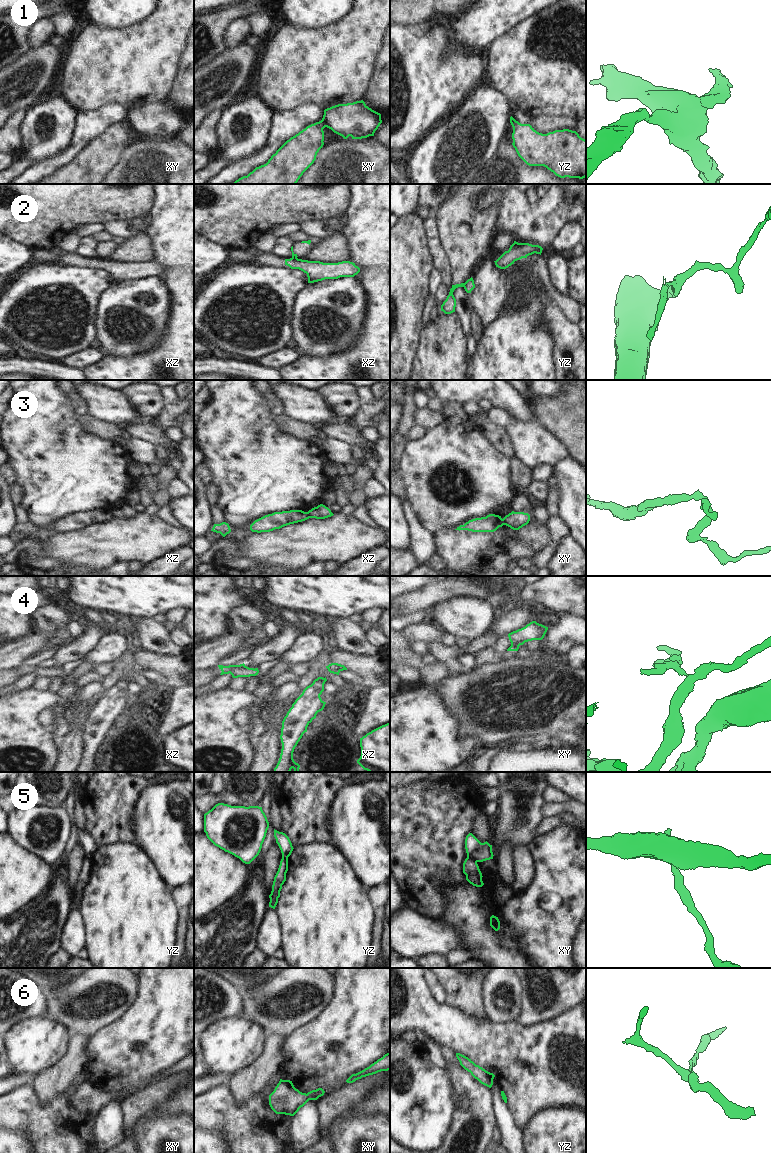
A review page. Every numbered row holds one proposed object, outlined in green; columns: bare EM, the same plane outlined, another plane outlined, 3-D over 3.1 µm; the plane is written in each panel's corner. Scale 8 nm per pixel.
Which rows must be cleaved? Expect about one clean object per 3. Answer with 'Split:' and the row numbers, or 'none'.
Split: 1, 2, 3, 4, 5.

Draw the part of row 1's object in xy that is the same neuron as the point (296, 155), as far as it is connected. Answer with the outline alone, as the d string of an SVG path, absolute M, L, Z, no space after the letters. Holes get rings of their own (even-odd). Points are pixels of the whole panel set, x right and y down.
M324 122L307 126L287 140L264 165L233 184L296 184L324 145Z

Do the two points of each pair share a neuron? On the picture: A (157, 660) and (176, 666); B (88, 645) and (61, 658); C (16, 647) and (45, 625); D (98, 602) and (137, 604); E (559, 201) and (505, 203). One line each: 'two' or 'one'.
A: one
B: one
C: one
D: one
E: one

